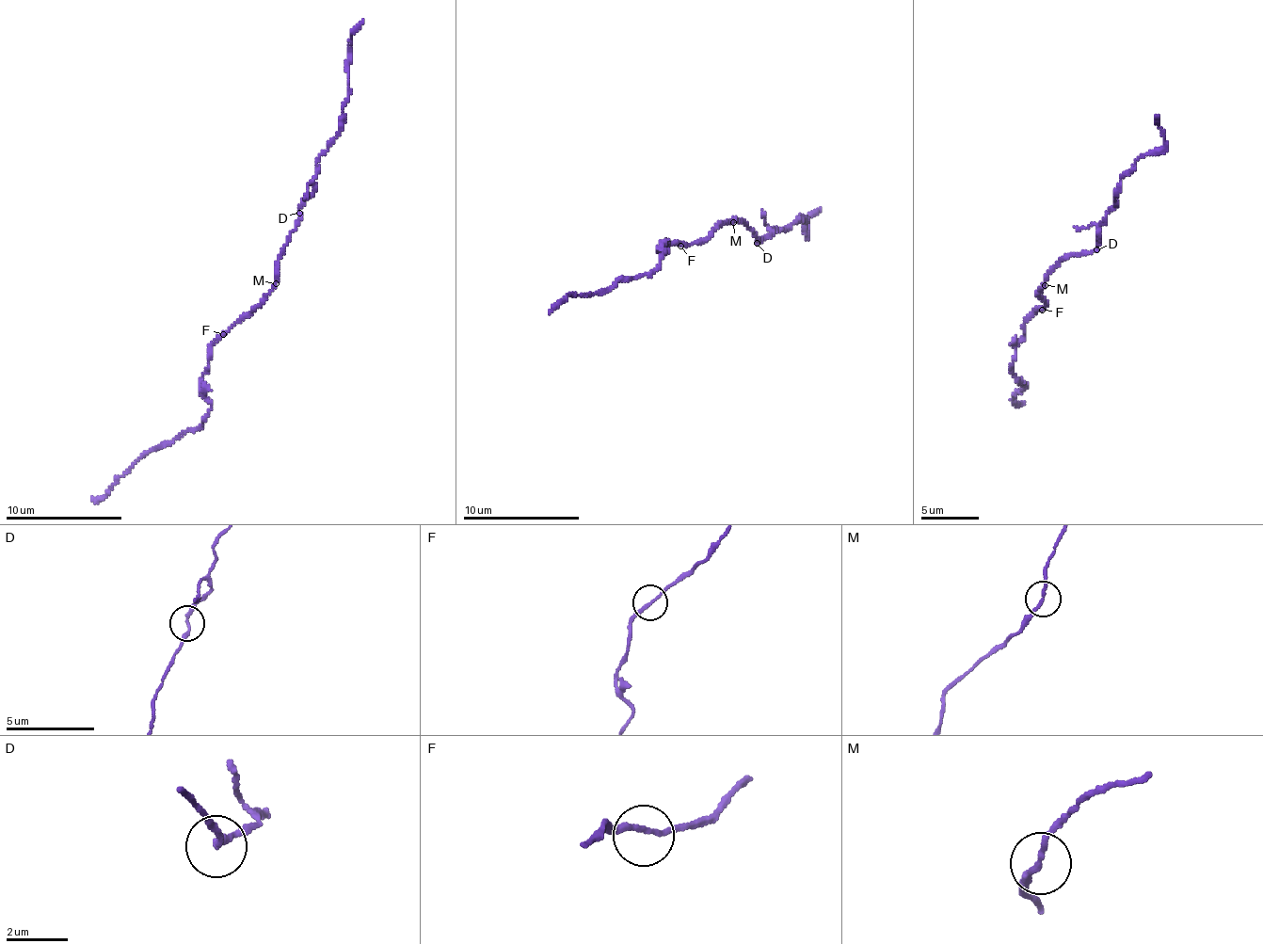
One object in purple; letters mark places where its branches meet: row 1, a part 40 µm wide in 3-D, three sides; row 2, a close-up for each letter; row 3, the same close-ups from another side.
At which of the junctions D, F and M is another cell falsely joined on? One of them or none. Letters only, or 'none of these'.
none of these

